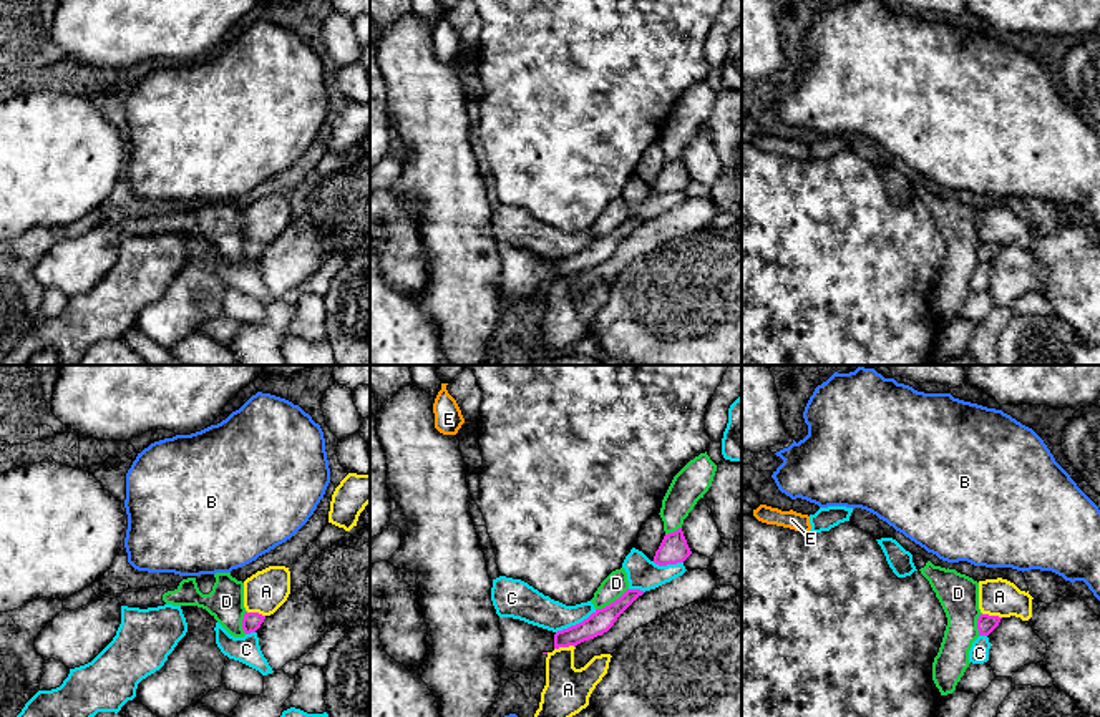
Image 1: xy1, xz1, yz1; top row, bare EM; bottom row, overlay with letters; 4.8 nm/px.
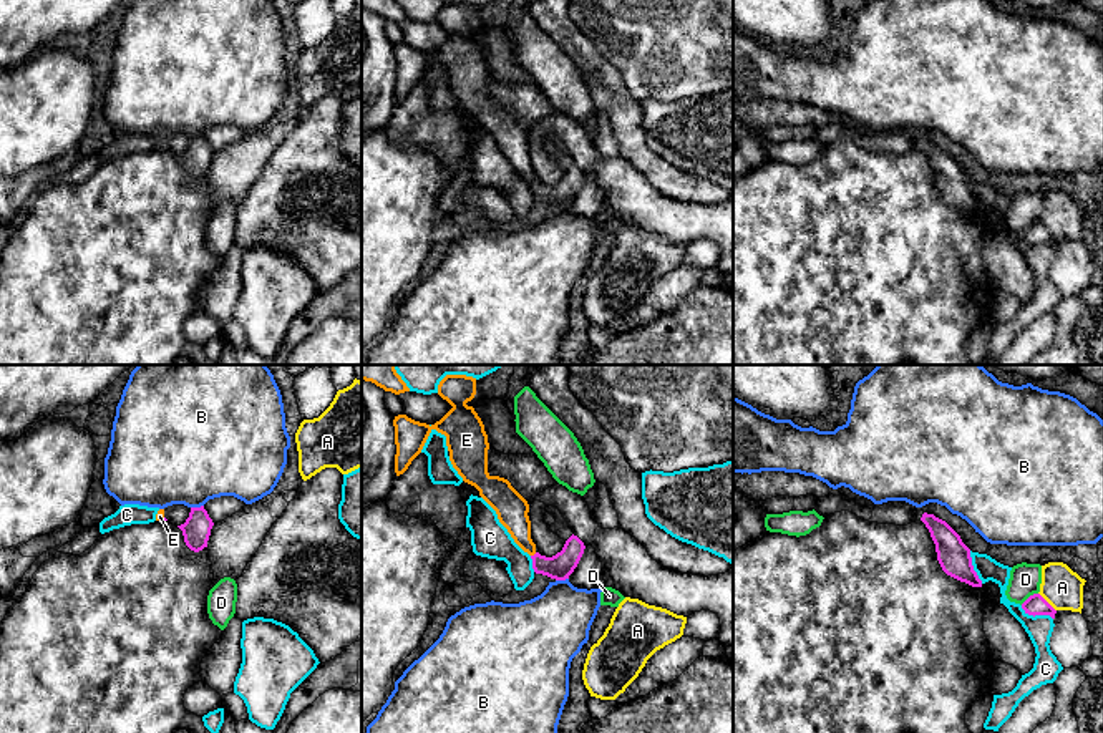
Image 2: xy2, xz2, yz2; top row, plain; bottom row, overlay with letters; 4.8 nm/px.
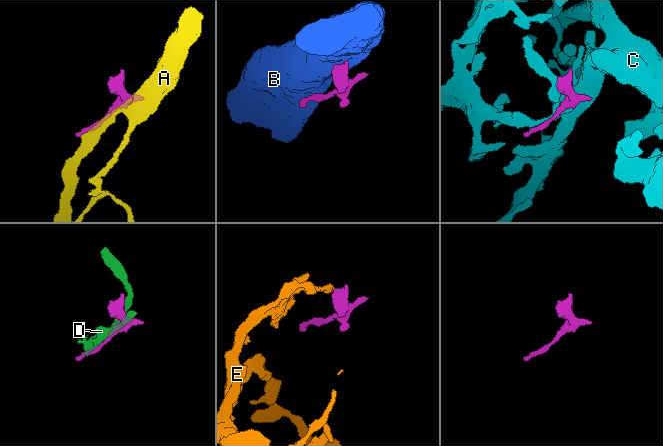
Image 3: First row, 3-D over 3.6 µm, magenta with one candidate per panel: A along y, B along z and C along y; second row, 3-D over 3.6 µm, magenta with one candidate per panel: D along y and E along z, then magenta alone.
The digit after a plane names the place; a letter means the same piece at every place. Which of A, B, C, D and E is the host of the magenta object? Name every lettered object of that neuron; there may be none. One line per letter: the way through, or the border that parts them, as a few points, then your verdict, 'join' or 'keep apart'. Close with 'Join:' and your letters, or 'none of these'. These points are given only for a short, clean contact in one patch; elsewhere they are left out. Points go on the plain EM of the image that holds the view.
A: keep apart
B: border along xy2 (203, 133), (191, 136); keep apart
C: keep apart
D: keep apart
E: runs through xz2 (561, 194), (546, 194), (534, 183), (524, 171), (511, 138); join
Join: E

